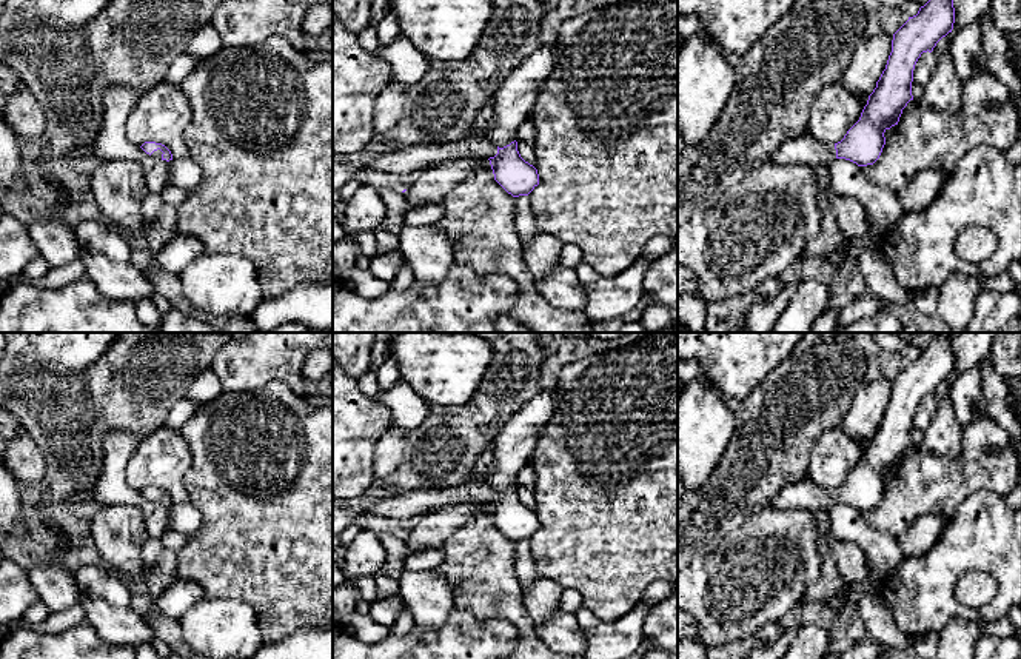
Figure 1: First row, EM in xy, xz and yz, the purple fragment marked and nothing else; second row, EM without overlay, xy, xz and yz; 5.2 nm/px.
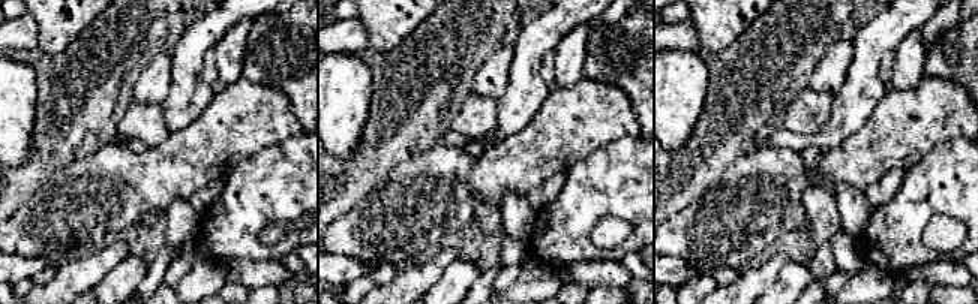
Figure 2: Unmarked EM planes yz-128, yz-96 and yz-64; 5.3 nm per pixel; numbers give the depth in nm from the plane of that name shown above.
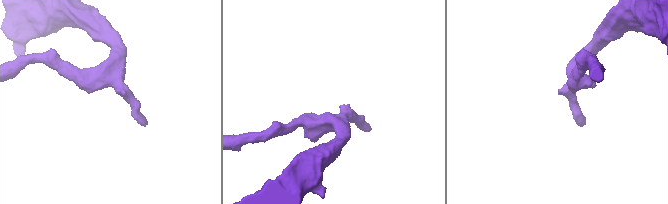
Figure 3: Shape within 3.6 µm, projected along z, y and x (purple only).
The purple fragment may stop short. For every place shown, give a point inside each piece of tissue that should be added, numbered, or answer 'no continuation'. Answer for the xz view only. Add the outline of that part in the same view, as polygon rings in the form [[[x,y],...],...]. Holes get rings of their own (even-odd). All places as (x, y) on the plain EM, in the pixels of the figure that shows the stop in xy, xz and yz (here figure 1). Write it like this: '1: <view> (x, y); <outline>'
1: xz (513, 447); [[[554,390],[536,394],[491,440],[494,460],[487,485],[499,493],[514,487],[521,468],[530,463],[542,427],[554,408]]]

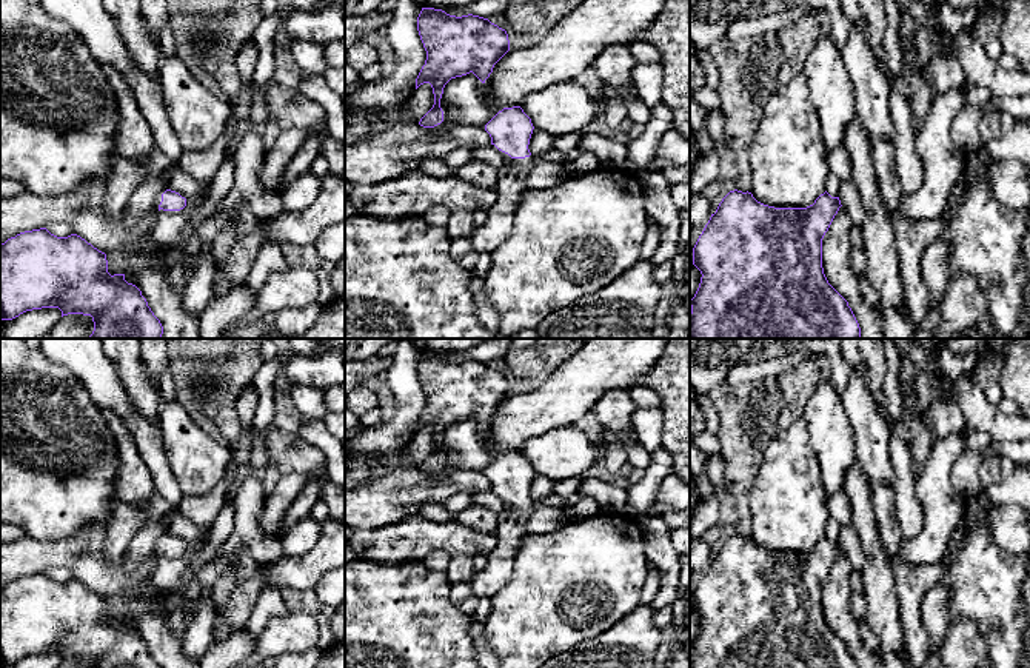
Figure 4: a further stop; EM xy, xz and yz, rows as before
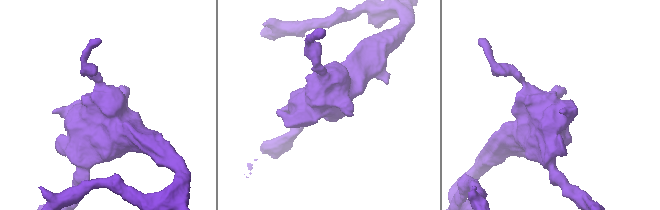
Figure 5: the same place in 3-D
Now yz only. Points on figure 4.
no continuation

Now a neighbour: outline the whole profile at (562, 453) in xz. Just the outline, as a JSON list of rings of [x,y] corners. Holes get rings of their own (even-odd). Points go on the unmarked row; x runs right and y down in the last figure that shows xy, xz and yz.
[[[554,428],[527,440],[520,453],[531,463],[534,474],[553,482],[585,477],[596,465],[596,445],[579,428]]]

